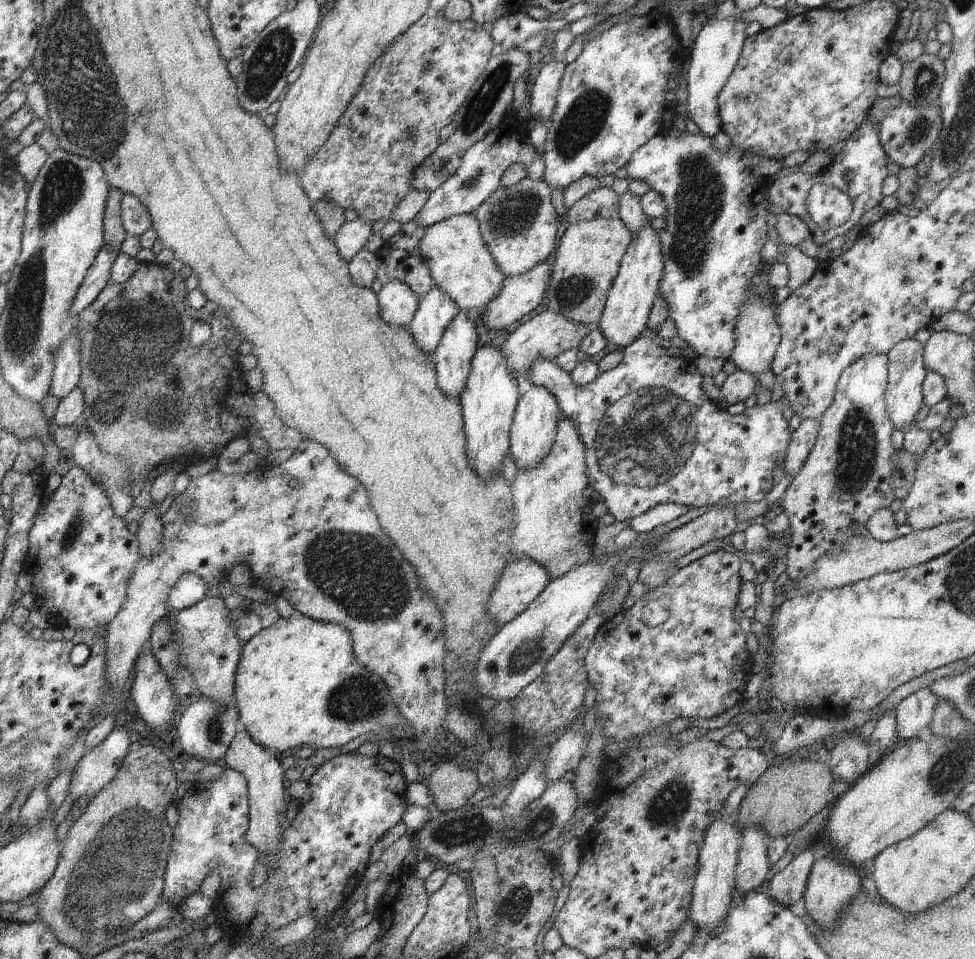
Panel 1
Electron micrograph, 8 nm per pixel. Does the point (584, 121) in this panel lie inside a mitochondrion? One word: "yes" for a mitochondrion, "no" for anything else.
yes

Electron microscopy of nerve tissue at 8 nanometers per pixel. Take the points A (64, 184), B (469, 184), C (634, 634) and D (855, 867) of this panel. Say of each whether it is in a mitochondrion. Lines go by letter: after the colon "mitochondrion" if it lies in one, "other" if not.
A: mitochondrion
B: mitochondrion
C: other
D: other

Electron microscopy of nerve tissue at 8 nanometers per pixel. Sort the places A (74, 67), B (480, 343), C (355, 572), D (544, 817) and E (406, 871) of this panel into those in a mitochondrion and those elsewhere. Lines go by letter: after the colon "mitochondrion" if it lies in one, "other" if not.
A: mitochondrion
B: other
C: mitochondrion
D: other
E: other

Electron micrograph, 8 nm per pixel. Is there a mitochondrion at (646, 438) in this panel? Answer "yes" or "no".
yes

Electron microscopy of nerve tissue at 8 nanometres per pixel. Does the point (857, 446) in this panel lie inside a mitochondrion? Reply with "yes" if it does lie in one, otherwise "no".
yes

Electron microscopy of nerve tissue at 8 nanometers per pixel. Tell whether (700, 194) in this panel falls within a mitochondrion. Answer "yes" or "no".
yes

